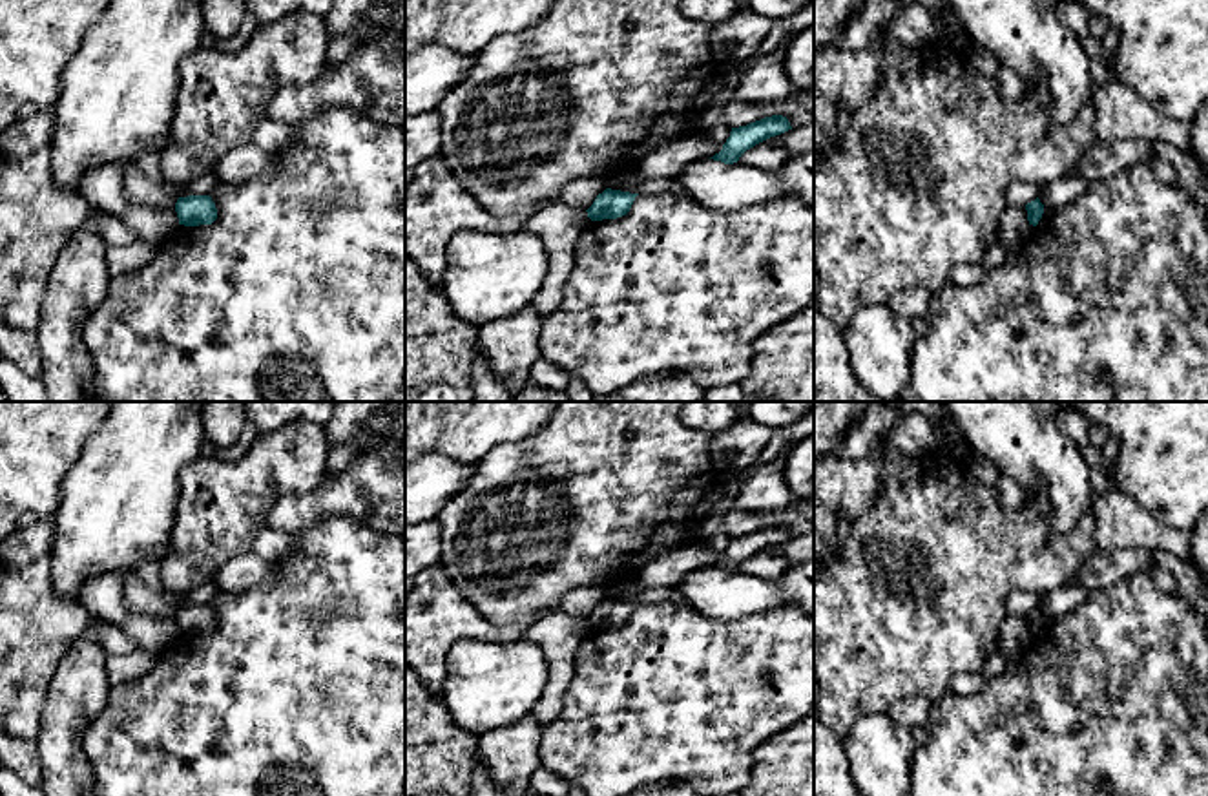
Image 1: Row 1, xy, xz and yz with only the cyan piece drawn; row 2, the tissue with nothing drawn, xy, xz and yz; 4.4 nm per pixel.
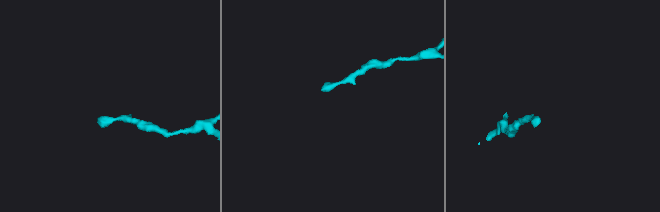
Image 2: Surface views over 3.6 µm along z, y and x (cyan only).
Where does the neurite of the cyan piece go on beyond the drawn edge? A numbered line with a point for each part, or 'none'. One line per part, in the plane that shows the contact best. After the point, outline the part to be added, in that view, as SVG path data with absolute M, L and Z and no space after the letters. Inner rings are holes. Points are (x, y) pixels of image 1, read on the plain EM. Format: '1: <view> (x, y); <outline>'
none

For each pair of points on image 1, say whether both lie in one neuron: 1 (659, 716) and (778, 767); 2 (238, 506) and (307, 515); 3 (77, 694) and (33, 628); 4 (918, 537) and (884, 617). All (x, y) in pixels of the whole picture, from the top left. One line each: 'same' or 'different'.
1: different
2: different
3: different
4: same

